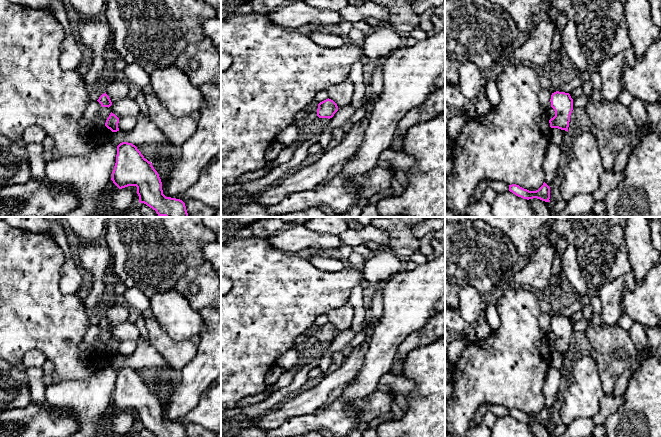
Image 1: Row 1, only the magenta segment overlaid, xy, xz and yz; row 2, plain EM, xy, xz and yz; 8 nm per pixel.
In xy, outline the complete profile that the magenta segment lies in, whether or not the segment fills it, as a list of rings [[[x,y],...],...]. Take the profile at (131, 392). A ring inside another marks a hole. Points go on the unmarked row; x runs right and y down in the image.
[[[122,366],[117,370],[111,404],[119,413],[136,410],[139,426],[156,437],[187,437],[182,424],[163,418],[159,398],[132,367]]]

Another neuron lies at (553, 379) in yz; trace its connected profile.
[[[552,367],[548,368],[543,385],[545,407],[551,411],[554,403],[558,400],[559,387],[562,381],[561,370]]]

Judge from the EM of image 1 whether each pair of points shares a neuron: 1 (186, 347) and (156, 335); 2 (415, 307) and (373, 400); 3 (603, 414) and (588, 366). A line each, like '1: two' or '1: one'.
1: one
2: two
3: two

